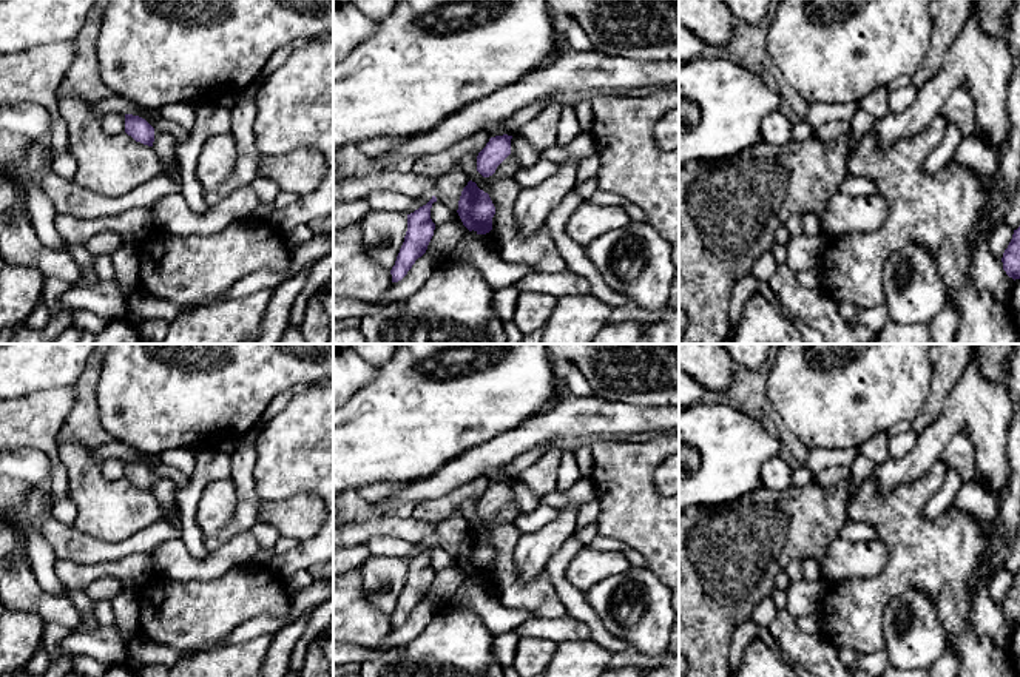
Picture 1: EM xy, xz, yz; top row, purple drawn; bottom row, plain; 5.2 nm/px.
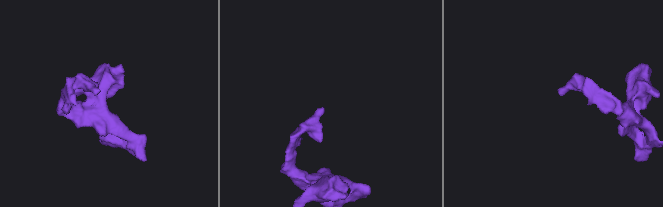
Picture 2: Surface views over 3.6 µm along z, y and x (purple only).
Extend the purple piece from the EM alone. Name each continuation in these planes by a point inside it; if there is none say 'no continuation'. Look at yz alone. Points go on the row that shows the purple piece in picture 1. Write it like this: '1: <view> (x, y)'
no continuation

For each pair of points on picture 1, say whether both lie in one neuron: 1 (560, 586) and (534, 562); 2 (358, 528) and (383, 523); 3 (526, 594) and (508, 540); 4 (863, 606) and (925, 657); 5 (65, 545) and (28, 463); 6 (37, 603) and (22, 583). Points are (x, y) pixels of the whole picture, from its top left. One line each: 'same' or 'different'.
1: different
2: same
3: same
4: different
5: different
6: same

